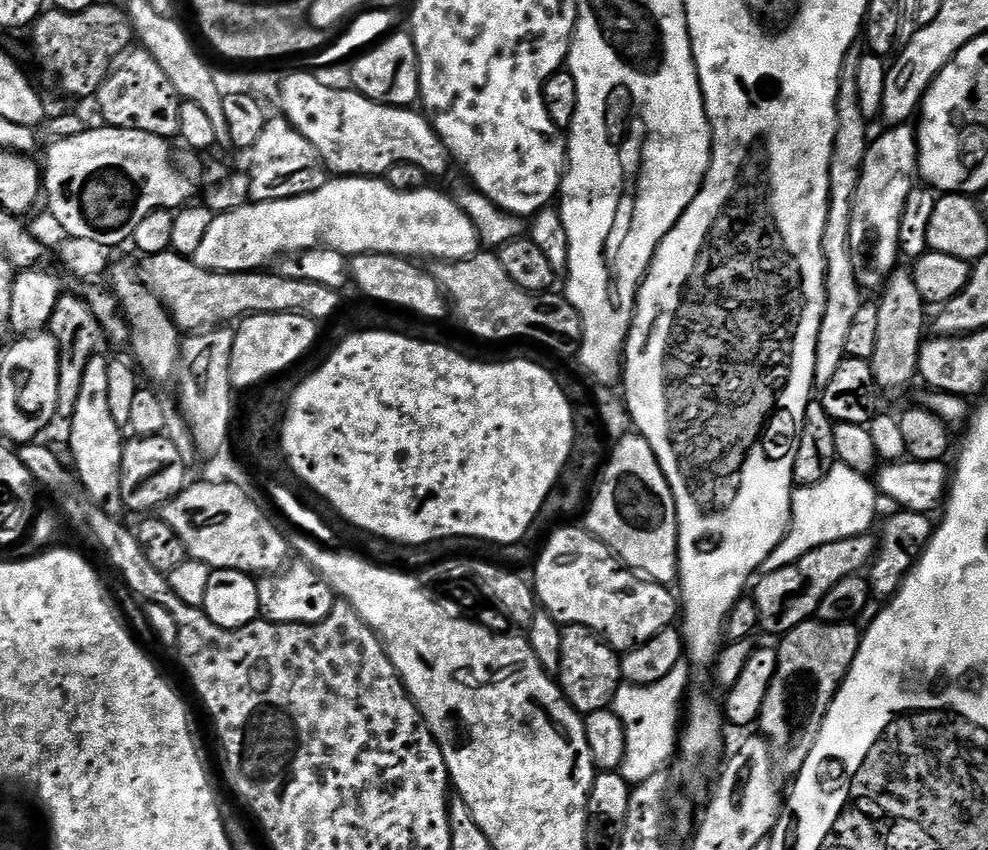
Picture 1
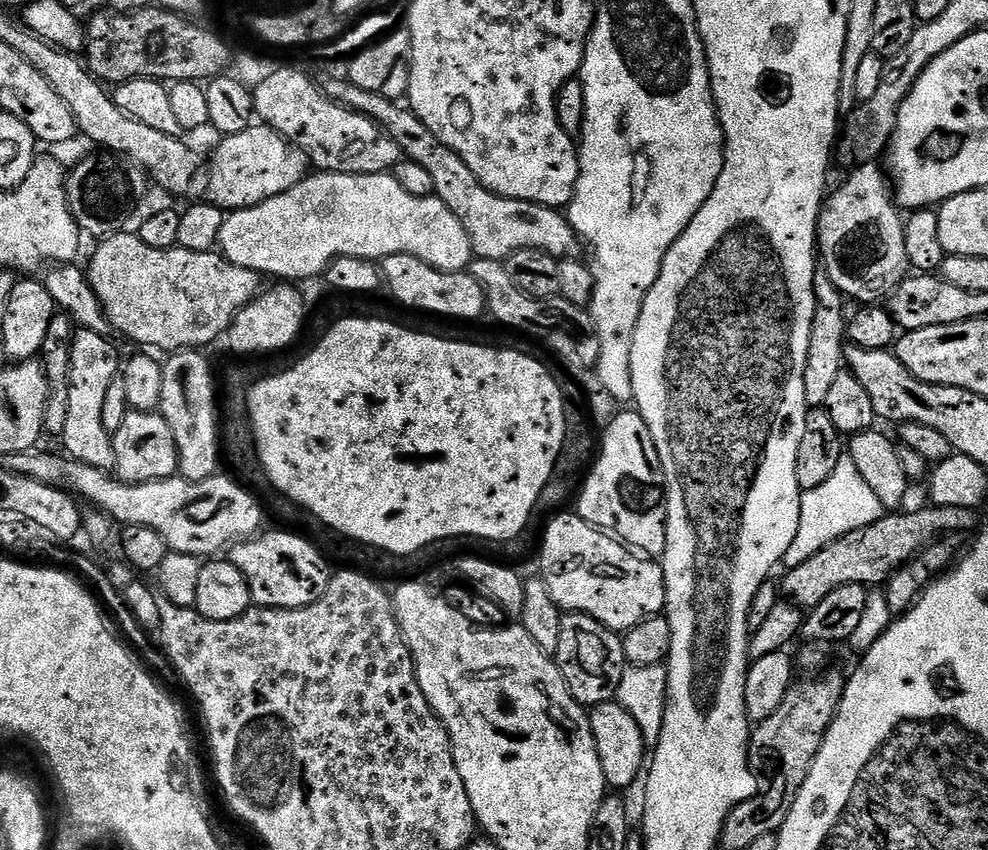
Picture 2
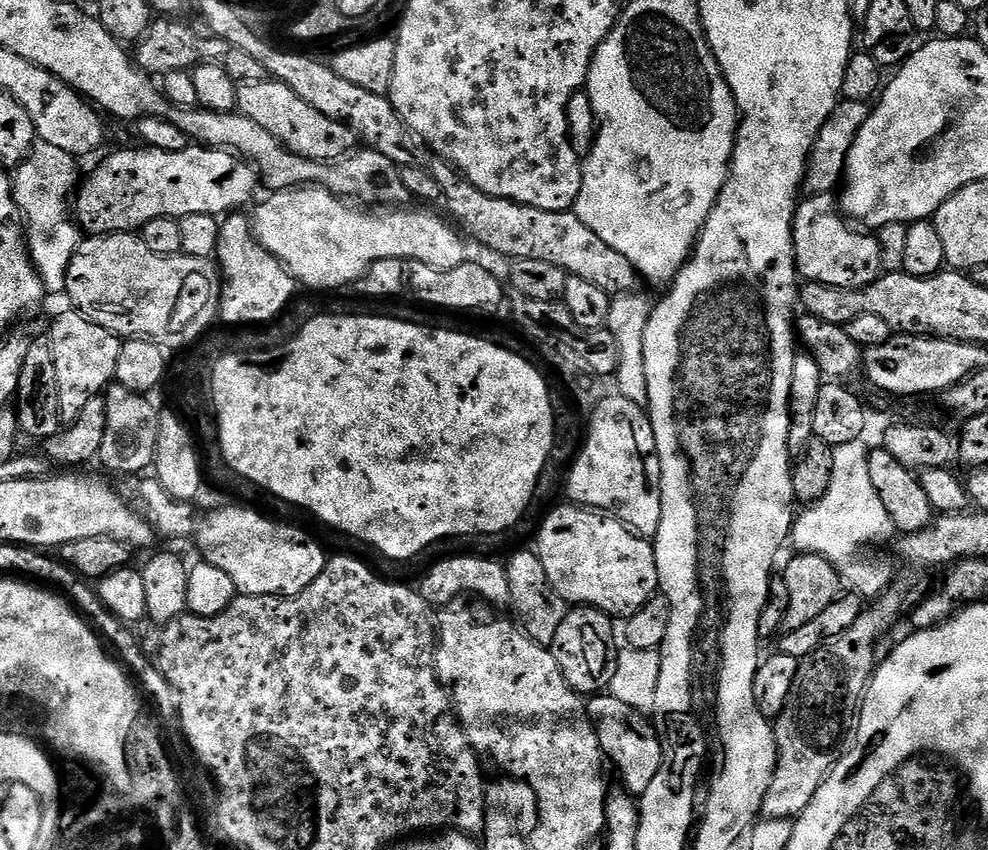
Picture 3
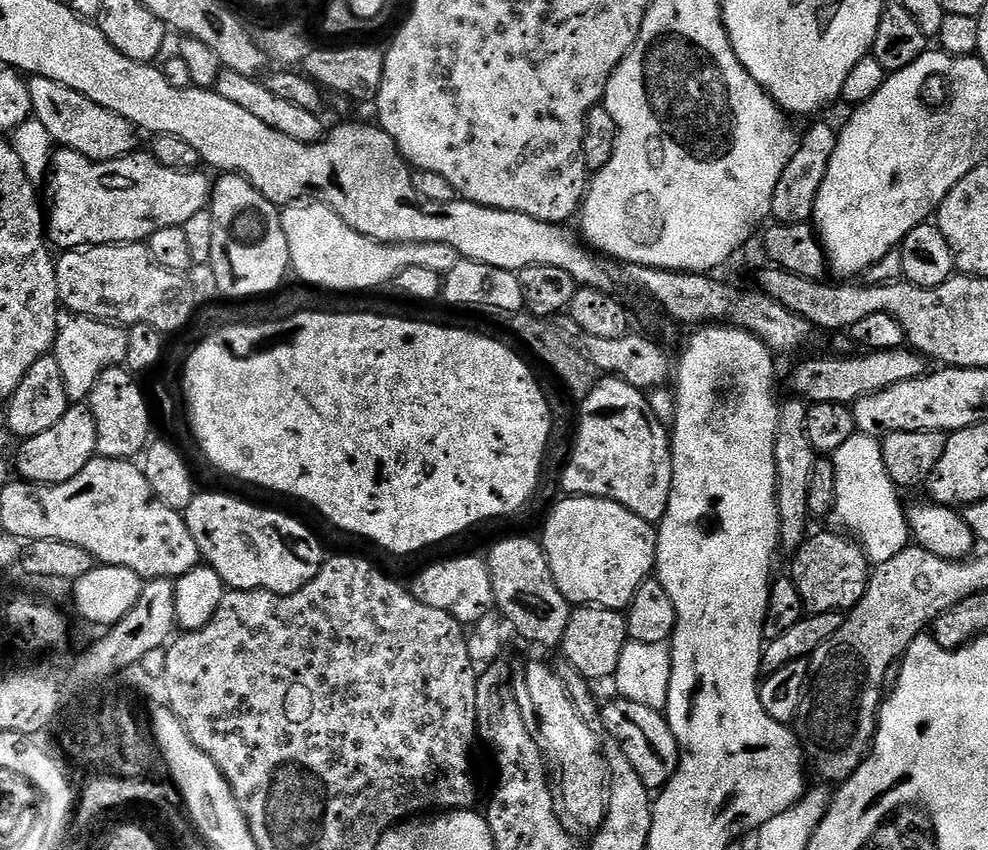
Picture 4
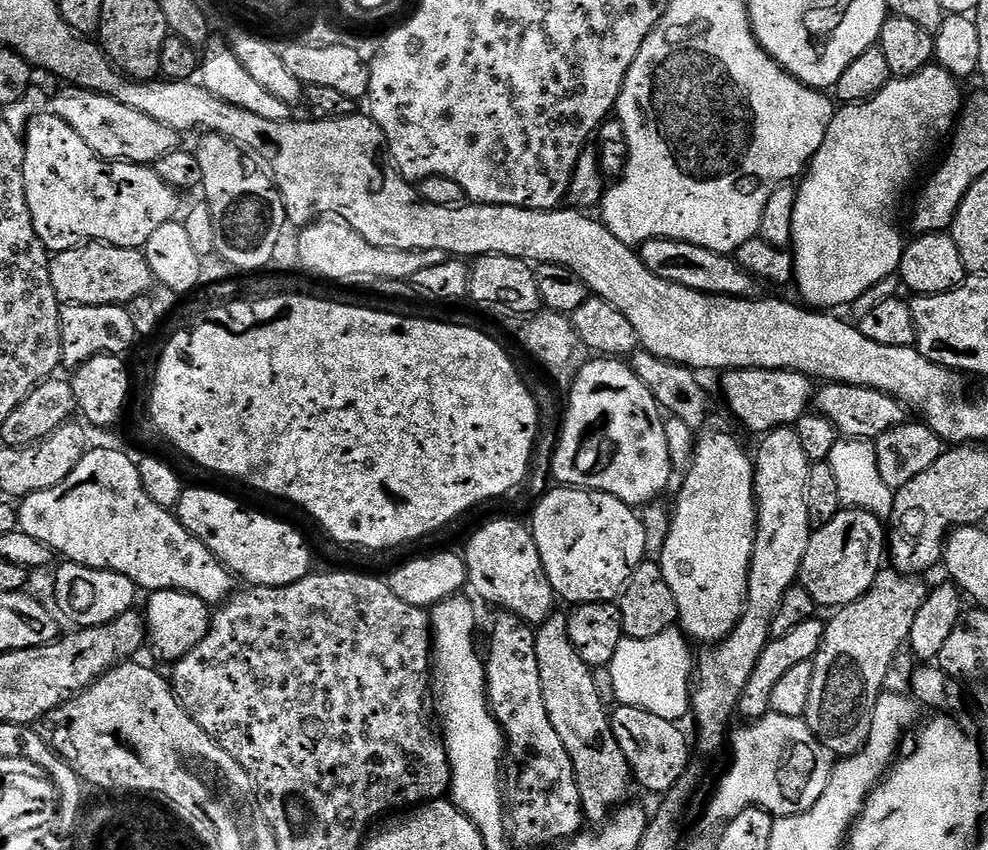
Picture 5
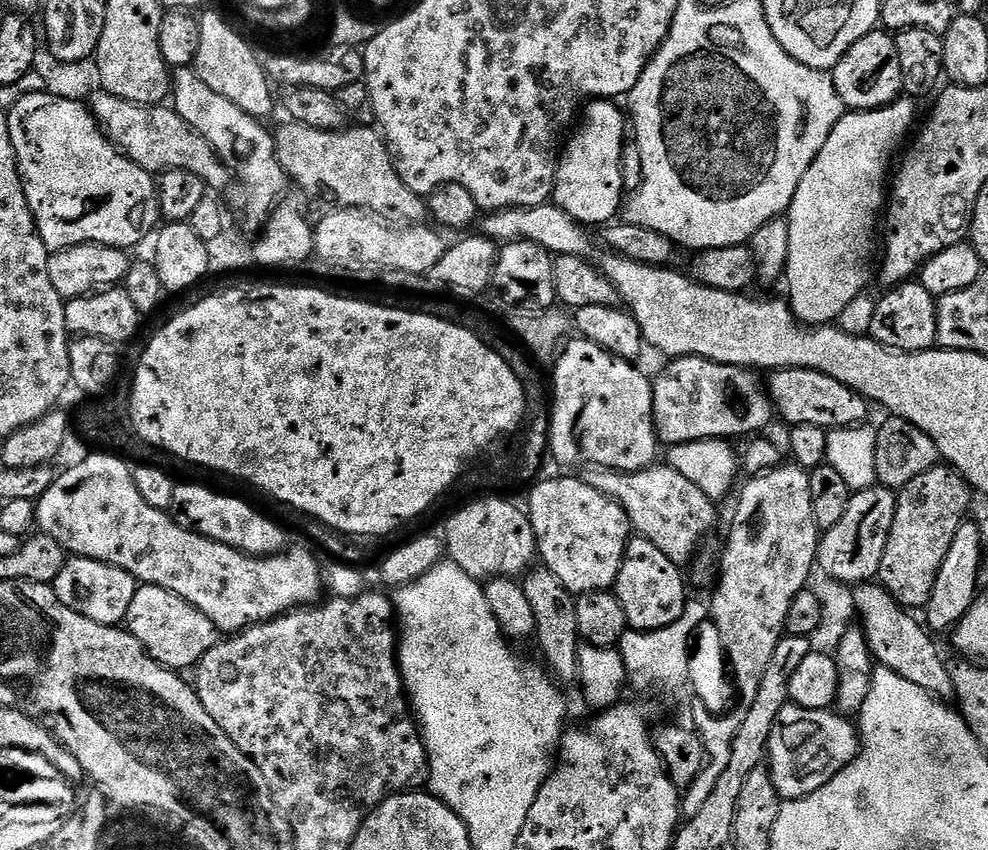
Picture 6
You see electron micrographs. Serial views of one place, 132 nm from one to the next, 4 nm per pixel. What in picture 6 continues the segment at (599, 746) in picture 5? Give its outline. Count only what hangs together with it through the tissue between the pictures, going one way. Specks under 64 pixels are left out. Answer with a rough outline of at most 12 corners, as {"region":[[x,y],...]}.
{"region":[[549,568],[522,577],[535,643],[561,685],[576,684],[576,596]]}

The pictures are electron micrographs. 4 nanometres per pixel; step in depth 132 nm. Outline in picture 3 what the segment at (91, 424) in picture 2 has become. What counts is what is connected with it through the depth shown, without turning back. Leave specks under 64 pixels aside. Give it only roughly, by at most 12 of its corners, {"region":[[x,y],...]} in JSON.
{"region":[[69,310],[52,324],[60,415],[113,383],[122,343]]}

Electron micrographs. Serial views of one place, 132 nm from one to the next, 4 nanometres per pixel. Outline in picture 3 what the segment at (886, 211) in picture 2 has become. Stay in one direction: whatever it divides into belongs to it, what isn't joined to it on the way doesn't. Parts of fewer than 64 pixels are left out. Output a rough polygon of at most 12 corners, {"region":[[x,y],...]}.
{"region":[[831,192],[792,220],[805,281],[861,288],[885,271],[879,239]]}

